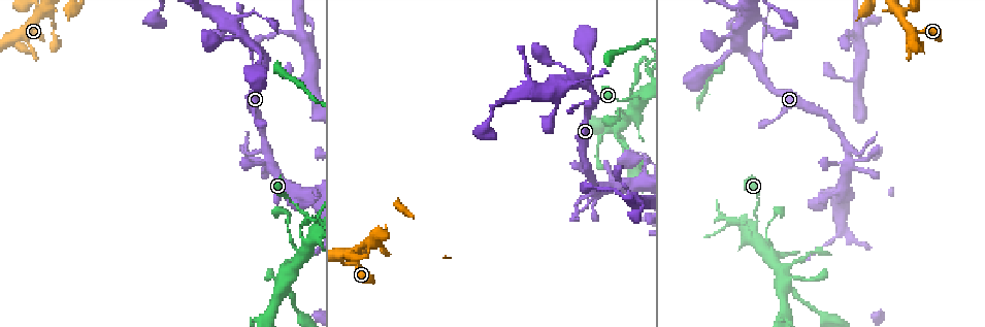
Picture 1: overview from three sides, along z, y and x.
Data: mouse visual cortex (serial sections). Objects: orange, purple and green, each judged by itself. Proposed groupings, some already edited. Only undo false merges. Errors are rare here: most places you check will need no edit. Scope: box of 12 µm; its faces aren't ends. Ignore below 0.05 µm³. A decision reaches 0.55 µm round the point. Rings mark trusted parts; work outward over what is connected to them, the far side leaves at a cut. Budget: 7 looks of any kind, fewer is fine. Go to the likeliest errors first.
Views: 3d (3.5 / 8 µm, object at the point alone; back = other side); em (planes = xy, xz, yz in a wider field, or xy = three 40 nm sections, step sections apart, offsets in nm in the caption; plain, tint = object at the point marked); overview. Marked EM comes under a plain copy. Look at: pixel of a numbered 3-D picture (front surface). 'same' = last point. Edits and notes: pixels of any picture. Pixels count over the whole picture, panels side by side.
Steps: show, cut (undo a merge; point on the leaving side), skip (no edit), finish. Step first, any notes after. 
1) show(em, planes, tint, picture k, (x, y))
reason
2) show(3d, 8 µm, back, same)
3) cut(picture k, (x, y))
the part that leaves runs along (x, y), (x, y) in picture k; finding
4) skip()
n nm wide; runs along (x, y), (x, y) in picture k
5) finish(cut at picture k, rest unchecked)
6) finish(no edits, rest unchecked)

show(3d, 8 µm, picture 1, (902, 17))
side arm on a straight run

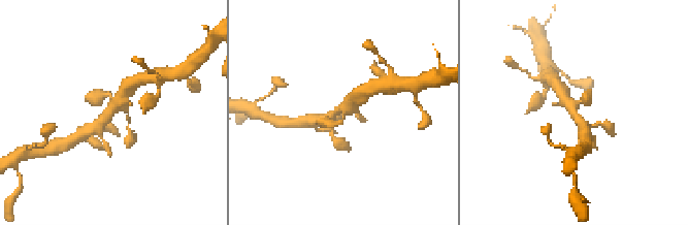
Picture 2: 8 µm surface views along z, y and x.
show(em, xy, step 2, tint, picture 2, (114, 110))

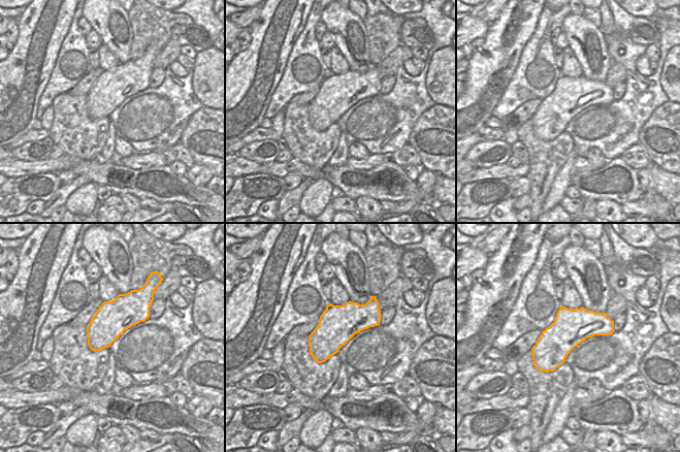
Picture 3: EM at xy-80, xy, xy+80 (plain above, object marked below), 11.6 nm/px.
skip()
runs along (100, 126), (117, 107), (104, 94) in picture 2; continuous, no second cell

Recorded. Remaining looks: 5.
show(3d, 3.5 µm, picture 1, (305, 241))
three-way junction

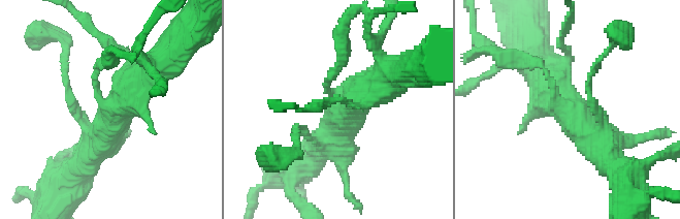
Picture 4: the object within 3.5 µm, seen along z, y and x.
show(em, planes, tint, picture 4, (555, 106))

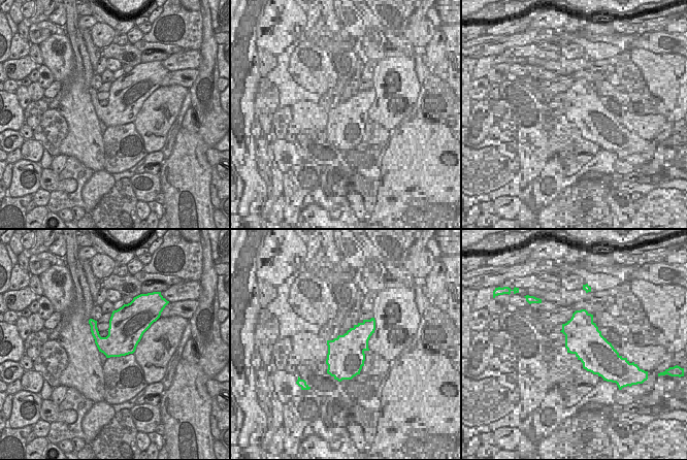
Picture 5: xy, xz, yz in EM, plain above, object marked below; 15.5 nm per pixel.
skip()
500 nm wide; runs along (365, 103), (327, 92), (340, 63) in picture 4; continuous, no second cell

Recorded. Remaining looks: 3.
show(3d, 8 µm, picture 1, (287, 288))
four or more arms meet

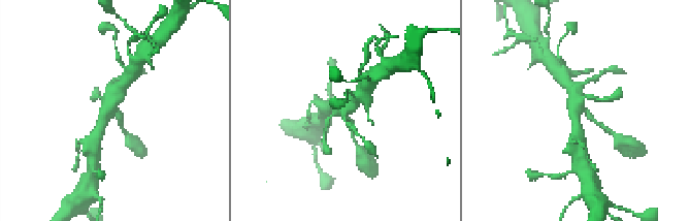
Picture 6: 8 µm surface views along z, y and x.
show(3d, 3.5 µm, picture 6, (581, 107))

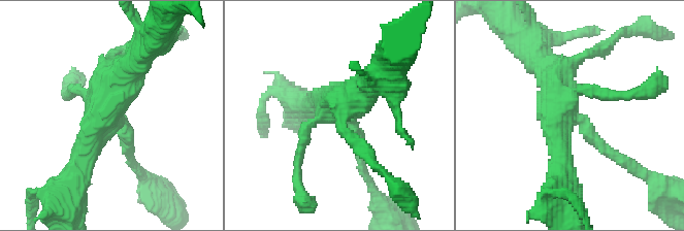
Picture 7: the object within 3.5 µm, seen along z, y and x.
show(em, xy, step 1, tint, picture 7, (567, 112))

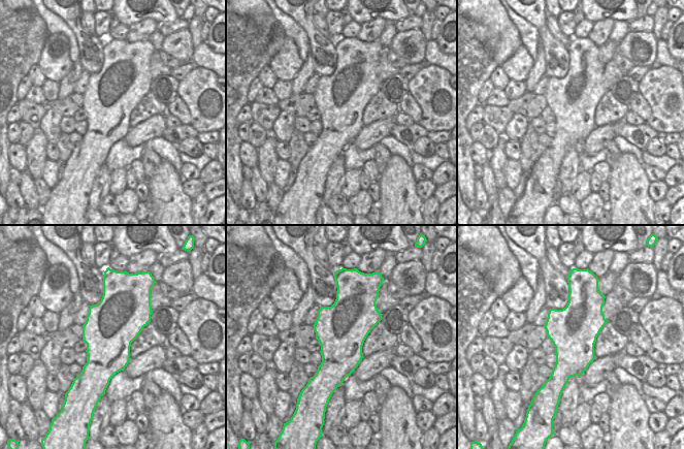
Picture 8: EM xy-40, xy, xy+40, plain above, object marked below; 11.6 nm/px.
skip()
runs along (144, 47), (112, 86), (85, 159) in picture 7; all the same cell

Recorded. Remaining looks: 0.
finish(no edits, rest unchecked)

